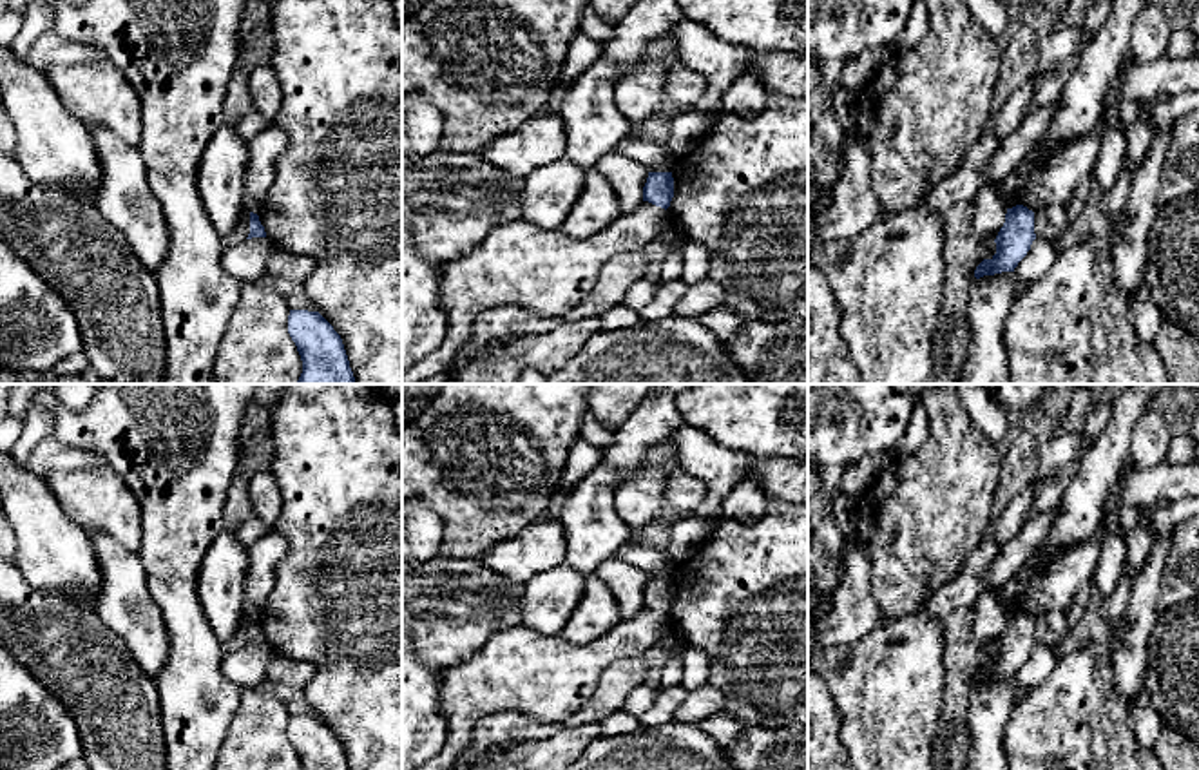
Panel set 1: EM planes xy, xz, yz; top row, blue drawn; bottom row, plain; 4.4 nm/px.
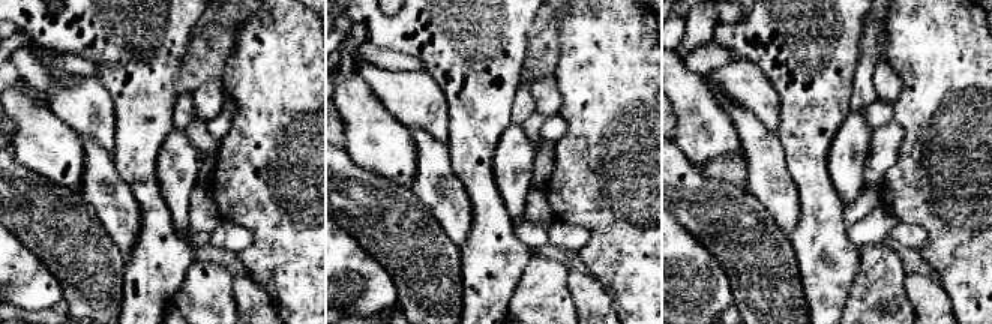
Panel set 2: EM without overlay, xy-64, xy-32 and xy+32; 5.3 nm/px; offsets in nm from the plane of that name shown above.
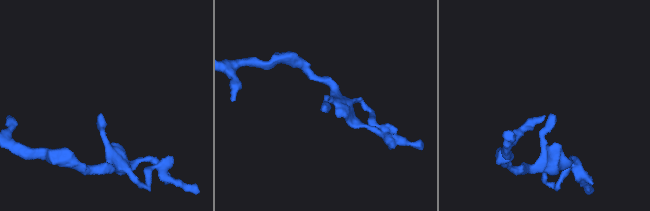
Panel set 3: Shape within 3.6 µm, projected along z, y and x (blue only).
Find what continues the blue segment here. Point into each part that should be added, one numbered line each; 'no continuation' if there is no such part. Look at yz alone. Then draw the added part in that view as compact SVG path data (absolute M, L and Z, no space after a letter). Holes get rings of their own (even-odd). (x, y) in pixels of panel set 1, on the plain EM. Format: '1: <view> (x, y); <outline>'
no continuation

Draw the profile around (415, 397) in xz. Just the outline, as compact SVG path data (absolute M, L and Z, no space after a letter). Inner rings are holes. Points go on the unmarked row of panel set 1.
M402 384L402 429L436 397L444 384Z

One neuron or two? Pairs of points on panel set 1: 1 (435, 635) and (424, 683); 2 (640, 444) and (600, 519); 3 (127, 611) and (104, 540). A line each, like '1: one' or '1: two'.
1: two
2: one
3: one

